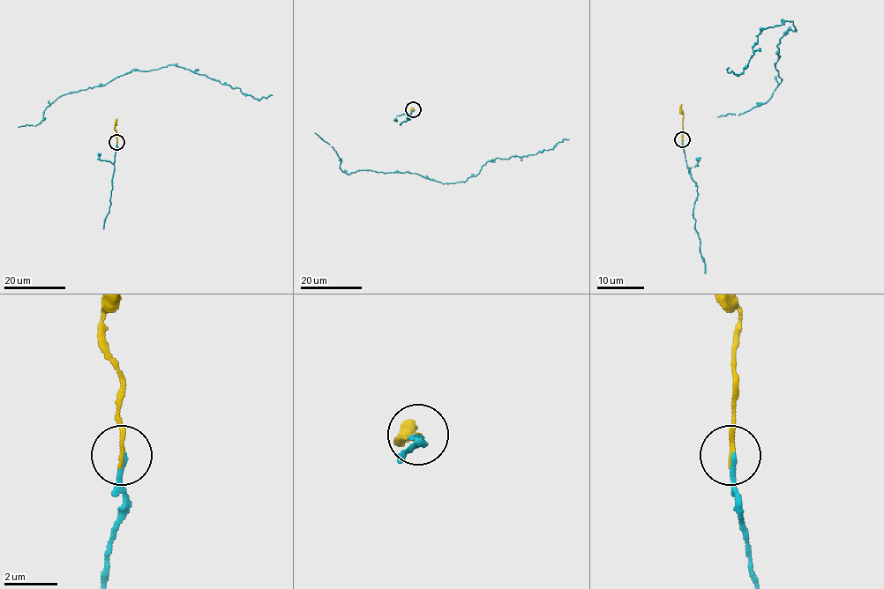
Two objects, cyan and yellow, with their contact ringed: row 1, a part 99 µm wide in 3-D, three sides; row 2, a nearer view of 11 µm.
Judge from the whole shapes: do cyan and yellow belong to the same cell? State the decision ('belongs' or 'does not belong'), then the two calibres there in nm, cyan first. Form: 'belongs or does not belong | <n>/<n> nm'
belongs | 180/160 nm

